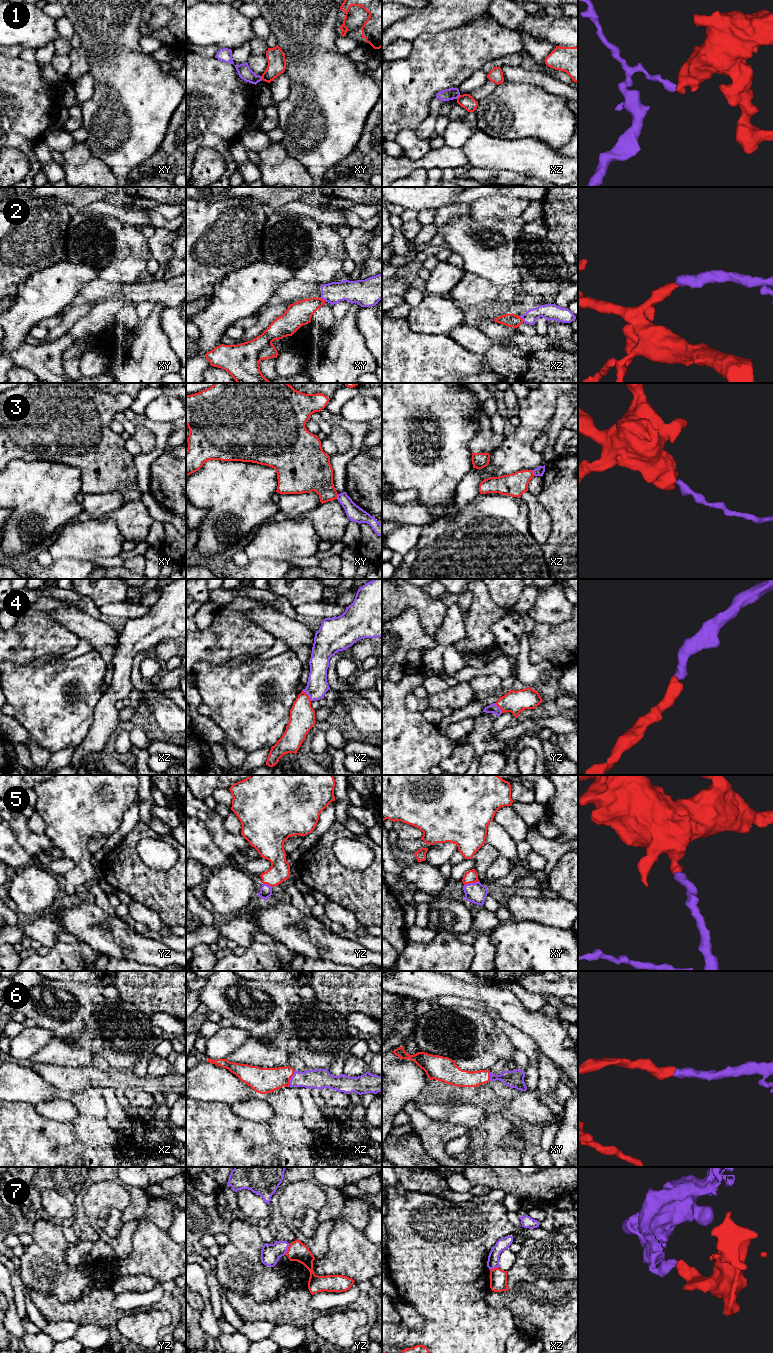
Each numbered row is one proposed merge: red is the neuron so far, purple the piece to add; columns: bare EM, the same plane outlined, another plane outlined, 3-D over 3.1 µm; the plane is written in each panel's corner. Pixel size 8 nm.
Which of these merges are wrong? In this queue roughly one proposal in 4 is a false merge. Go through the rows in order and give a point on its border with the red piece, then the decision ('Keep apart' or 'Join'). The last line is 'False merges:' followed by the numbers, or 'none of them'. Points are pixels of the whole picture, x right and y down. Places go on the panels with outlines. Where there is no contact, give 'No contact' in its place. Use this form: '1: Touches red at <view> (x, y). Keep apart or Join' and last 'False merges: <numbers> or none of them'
1: Touches red at xy (262, 78). Keep apart
2: Touches red at xz (521, 318). Keep apart
3: Touches red at xz (533, 473). Keep apart
4: Touches red at xz (307, 695). Join
5: Touches red at xy (471, 882). Join
6: Touches red at xz (290, 1078). Join
7: Touches red at yz (288, 1249). Keep apart
False merges: 1, 2, 3, 7

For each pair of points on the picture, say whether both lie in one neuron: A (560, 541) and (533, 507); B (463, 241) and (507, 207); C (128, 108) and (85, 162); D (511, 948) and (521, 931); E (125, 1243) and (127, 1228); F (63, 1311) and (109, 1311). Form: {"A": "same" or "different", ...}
{"A": "different", "B": "different", "C": "different", "D": "same", "E": "same", "F": "same"}

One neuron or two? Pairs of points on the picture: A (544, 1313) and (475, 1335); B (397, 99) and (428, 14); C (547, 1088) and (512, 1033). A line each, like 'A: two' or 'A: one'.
A: two
B: two
C: two

